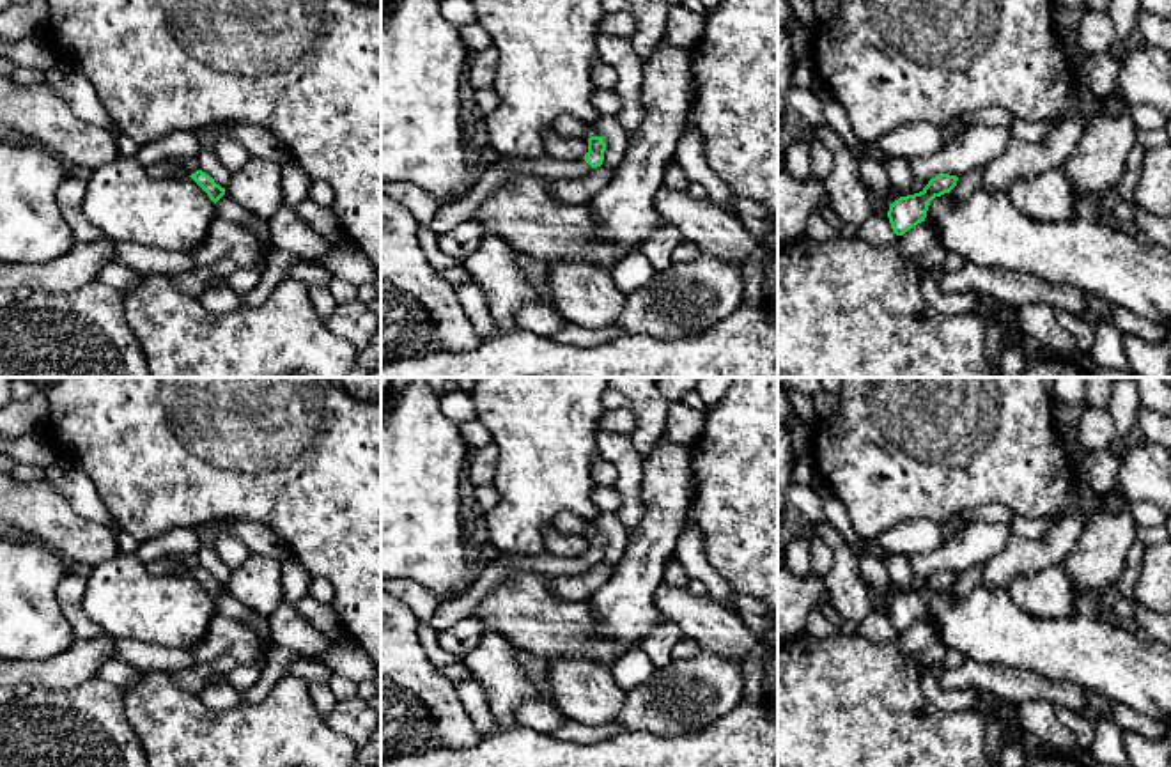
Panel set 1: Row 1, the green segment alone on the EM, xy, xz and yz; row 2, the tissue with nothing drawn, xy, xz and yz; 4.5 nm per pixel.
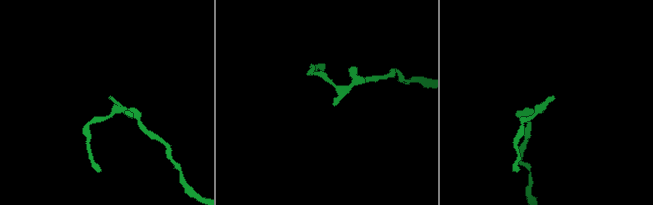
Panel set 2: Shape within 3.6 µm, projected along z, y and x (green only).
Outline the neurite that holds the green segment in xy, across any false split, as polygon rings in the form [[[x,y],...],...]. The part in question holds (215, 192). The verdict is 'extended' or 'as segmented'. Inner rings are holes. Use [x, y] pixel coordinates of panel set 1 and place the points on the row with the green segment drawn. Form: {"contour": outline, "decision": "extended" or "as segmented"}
{"contour": [[[197,170],[190,175],[206,193],[207,197],[216,204],[223,195],[225,188],[214,182],[213,177],[209,177],[206,172]]], "decision": "as segmented"}

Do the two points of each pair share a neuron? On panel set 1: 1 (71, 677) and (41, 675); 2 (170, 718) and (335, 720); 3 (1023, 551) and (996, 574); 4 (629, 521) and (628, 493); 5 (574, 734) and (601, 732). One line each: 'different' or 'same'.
1: same
2: different
3: same
4: same
5: same

